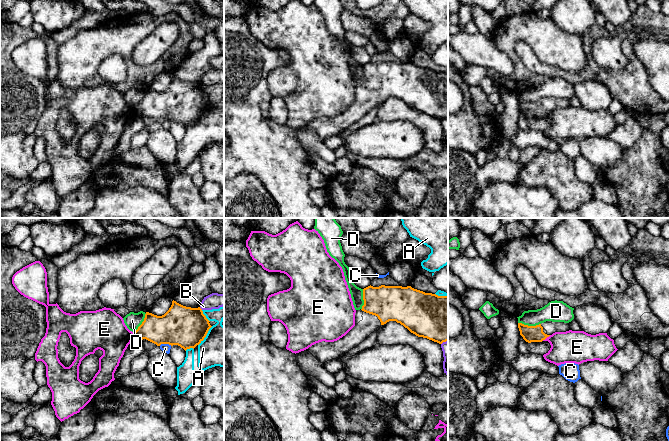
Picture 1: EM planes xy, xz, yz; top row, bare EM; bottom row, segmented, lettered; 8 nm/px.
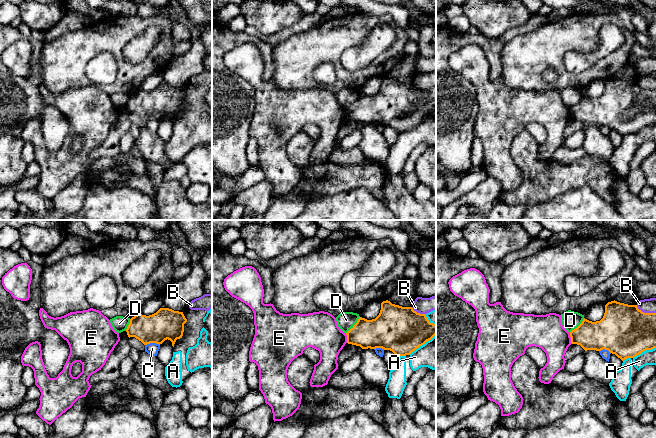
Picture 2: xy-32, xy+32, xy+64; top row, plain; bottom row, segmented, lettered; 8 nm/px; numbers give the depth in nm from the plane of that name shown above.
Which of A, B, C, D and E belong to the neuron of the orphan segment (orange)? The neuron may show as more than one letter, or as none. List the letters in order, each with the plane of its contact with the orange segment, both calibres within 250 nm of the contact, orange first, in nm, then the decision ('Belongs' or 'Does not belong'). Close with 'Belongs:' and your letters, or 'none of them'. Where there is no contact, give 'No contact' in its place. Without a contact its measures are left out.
A: Touches orange in xy. Thickness 320 nm (orange) against 320 nm. Does not belong
B: Touches orange in xy. Thickness 320 nm (orange) against 130 nm. Does not belong
C: Touches orange in xy. Thickness 320 nm (orange) against 70 nm. Does not belong
D: Touches orange in yz. Thickness 130 nm (orange) against 180 nm. Does not belong
E: Touches orange in yz. Thickness 130 nm (orange) against 260 nm. Does not belong
Belongs: none of them

